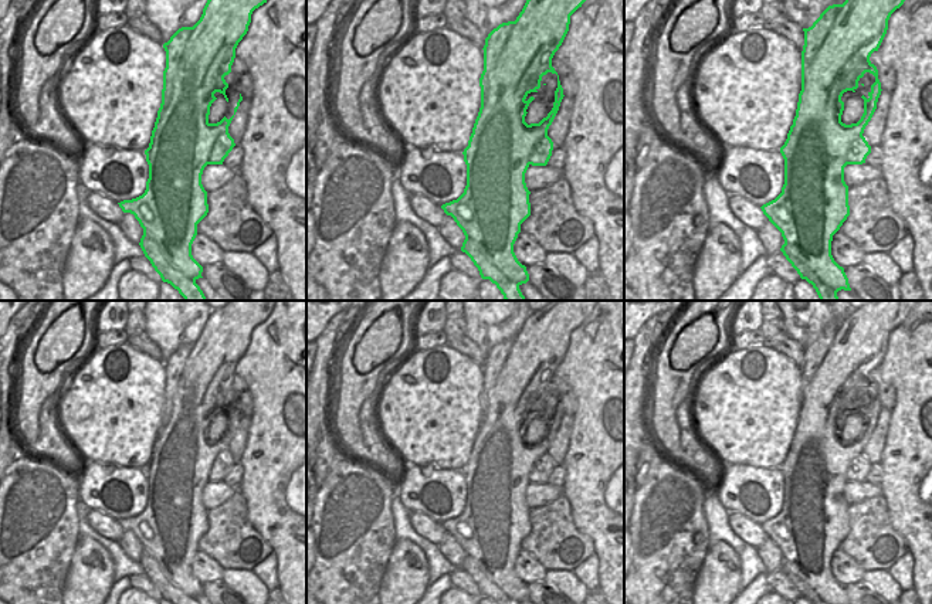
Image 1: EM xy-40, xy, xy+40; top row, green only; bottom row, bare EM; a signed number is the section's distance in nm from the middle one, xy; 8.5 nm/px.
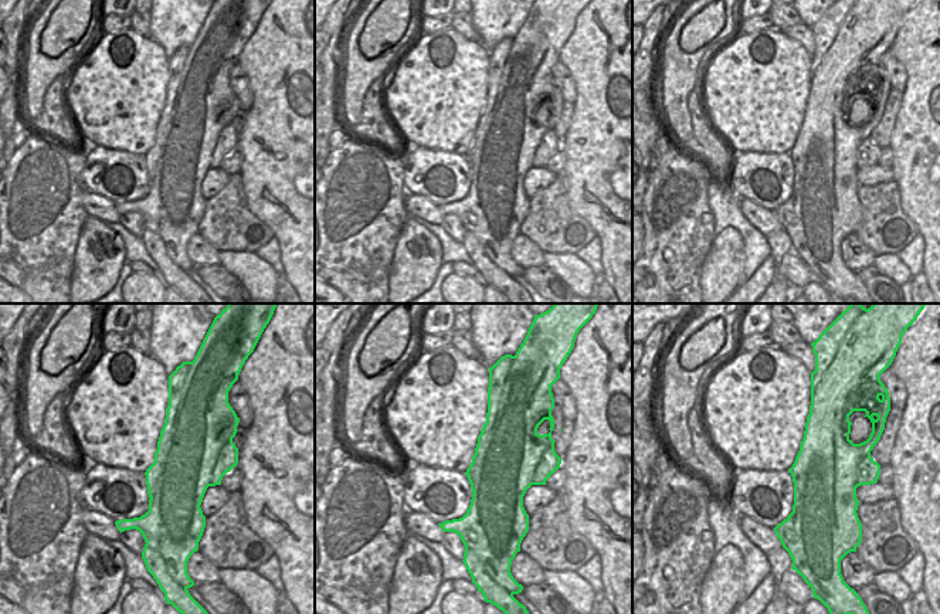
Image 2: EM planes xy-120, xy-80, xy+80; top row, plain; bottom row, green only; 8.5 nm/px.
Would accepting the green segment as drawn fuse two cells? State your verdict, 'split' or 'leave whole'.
split

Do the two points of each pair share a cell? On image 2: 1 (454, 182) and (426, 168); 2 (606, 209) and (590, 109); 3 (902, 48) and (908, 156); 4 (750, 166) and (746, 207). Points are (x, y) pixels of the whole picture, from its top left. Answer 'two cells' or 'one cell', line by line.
1: one cell
2: one cell
3: one cell
4: two cells

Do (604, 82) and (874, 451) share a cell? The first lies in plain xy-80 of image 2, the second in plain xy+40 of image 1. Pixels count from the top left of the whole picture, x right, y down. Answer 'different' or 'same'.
different

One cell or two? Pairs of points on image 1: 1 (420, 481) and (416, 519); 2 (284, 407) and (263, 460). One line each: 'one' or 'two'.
1: two
2: one

